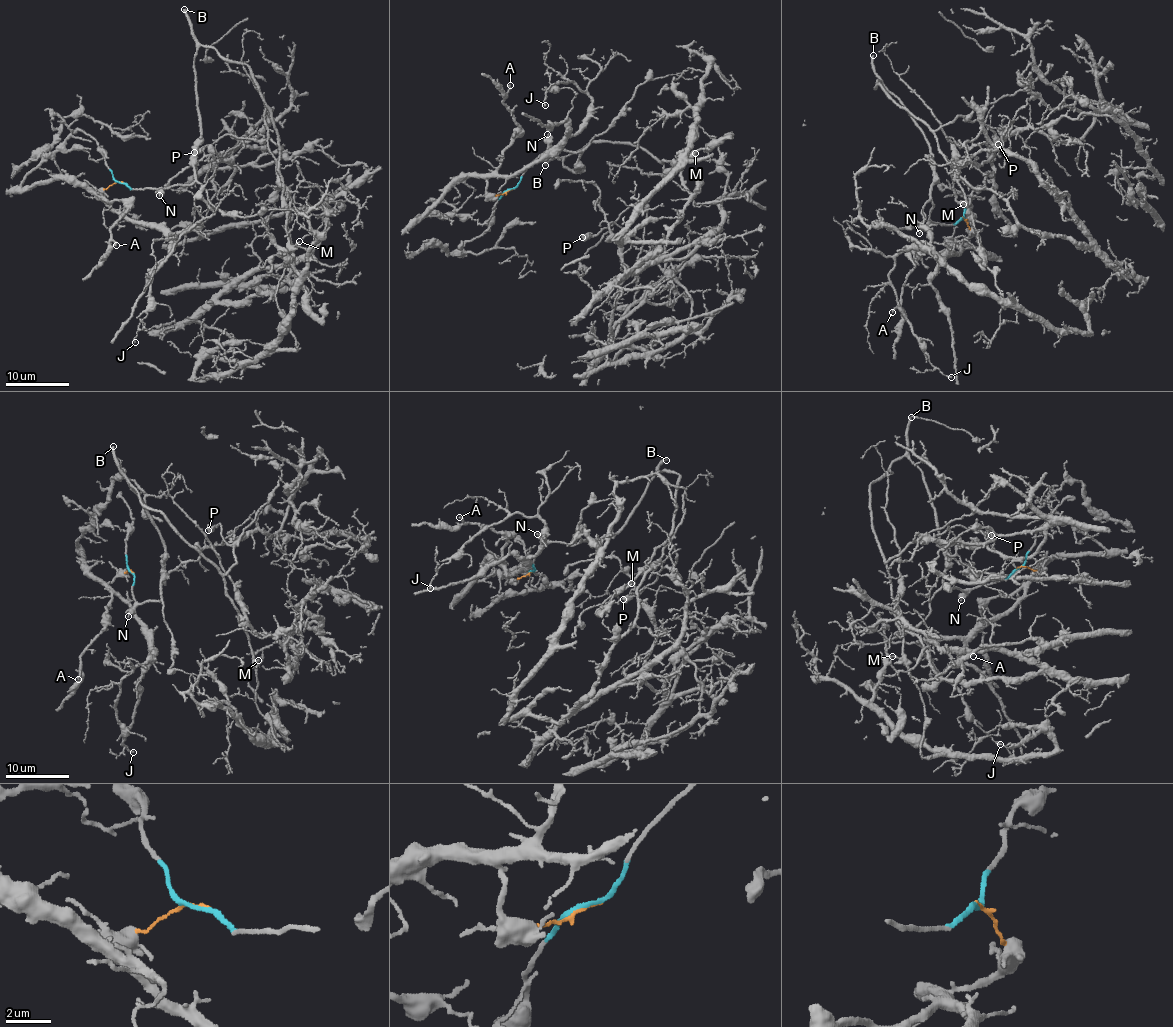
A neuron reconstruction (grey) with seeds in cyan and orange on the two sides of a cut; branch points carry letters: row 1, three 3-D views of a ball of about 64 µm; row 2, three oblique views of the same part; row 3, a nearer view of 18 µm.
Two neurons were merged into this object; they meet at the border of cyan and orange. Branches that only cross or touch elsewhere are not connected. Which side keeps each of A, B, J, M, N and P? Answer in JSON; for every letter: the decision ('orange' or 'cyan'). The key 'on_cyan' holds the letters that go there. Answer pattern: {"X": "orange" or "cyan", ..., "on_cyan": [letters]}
{"A": "orange", "B": "cyan", "J": "orange", "M": "cyan", "N": "cyan", "P": "cyan", "on_cyan": ["B", "M", "N", "P"]}

